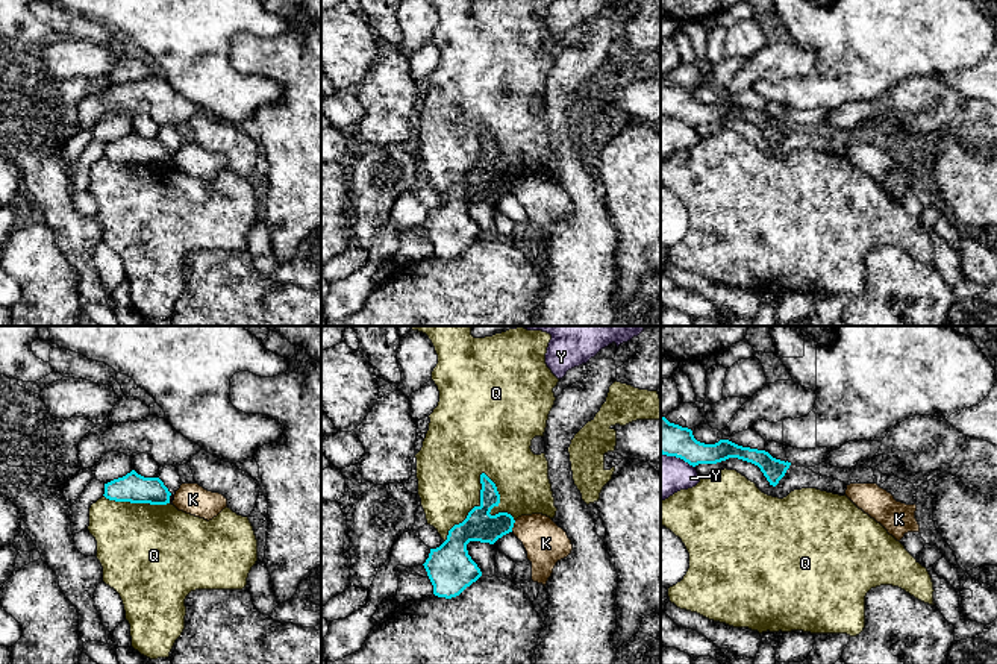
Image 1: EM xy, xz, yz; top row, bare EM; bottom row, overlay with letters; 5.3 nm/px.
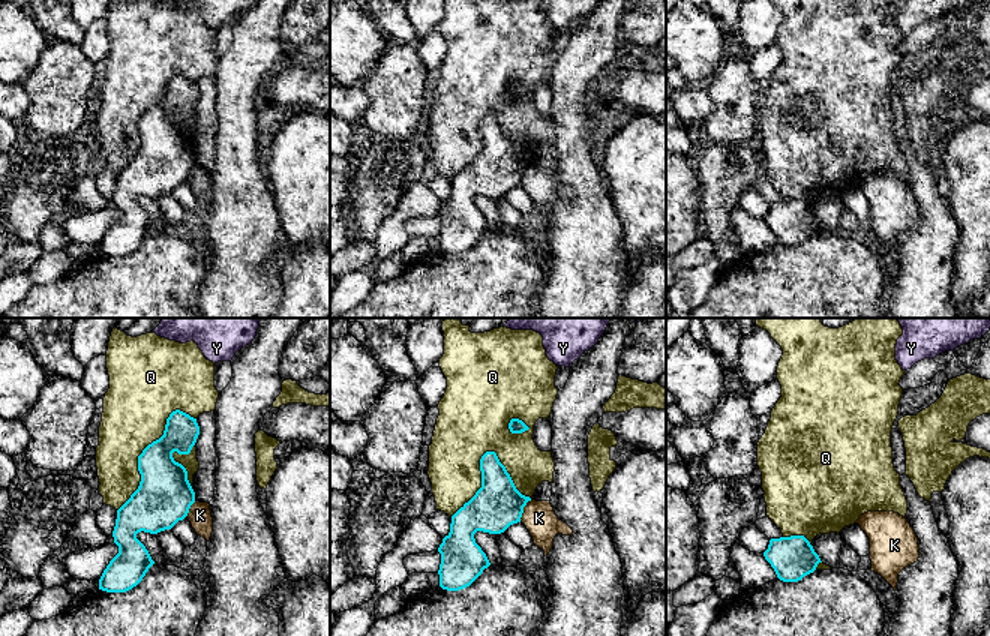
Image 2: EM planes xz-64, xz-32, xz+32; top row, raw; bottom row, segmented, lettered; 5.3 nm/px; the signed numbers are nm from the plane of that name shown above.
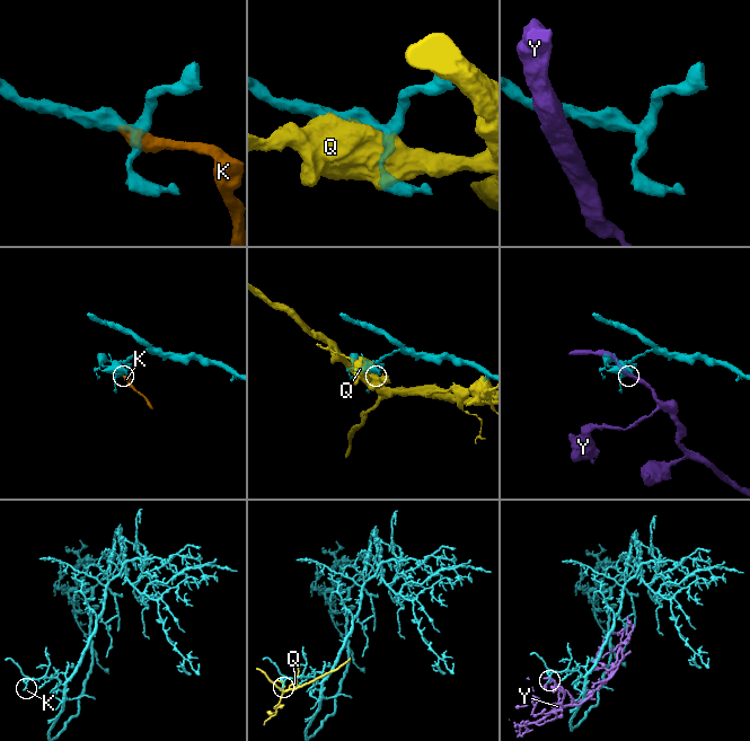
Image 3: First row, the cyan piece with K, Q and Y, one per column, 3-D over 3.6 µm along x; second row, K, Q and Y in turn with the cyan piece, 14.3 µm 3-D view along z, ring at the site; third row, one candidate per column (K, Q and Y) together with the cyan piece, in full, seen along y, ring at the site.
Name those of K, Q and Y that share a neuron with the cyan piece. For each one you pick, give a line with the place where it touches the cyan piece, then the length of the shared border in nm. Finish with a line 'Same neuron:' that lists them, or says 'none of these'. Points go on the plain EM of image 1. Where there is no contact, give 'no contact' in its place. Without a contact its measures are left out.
Same neuron: none of these

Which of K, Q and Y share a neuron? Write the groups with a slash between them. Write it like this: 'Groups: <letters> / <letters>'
Groups: K / Q / Y

